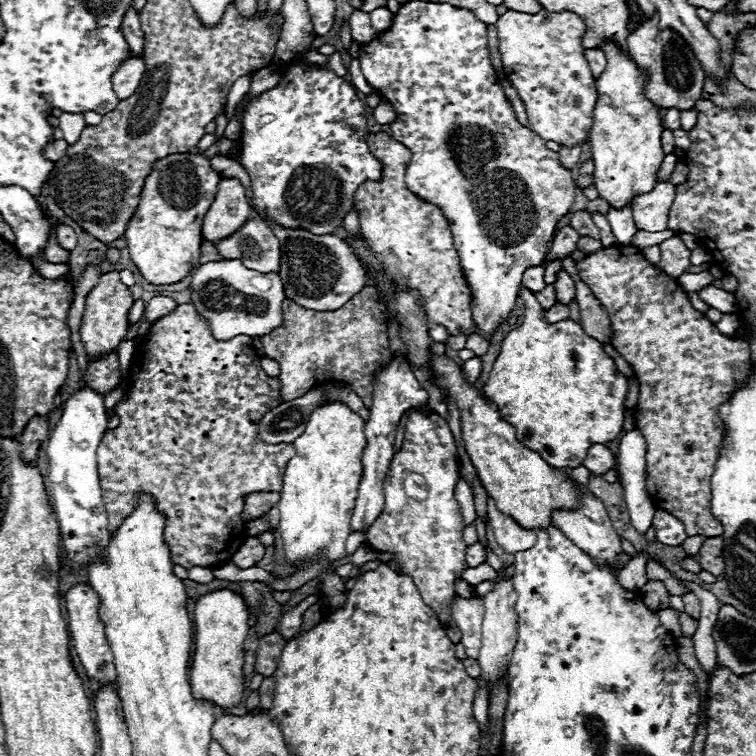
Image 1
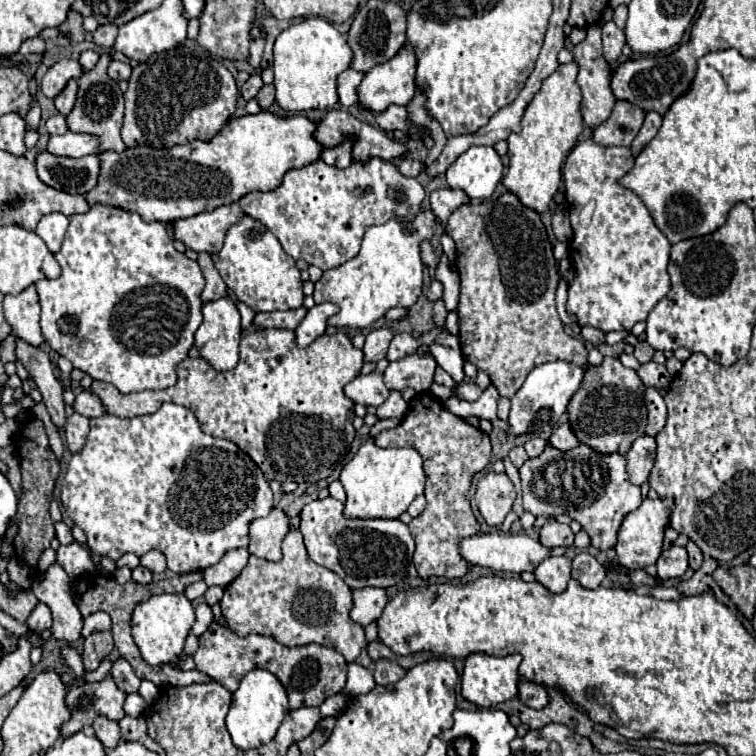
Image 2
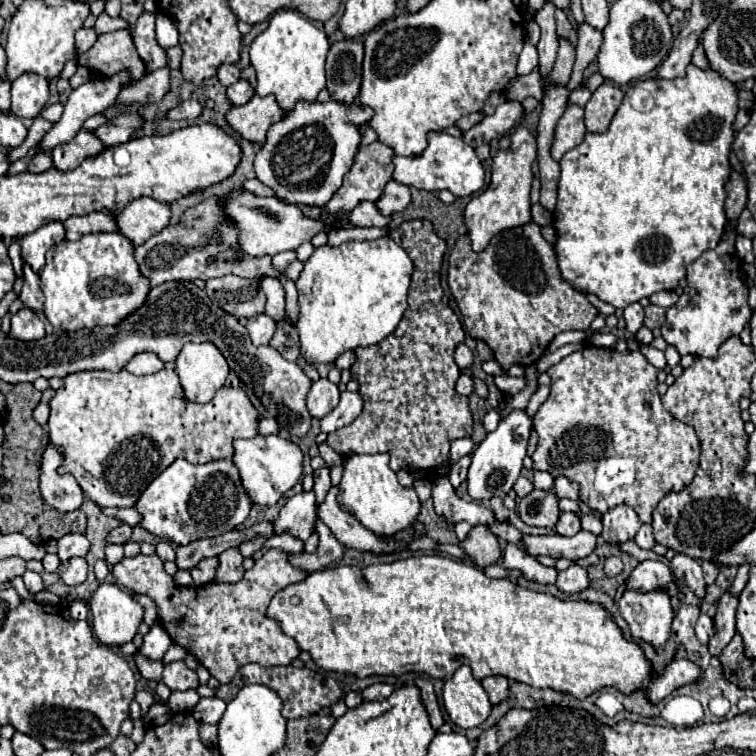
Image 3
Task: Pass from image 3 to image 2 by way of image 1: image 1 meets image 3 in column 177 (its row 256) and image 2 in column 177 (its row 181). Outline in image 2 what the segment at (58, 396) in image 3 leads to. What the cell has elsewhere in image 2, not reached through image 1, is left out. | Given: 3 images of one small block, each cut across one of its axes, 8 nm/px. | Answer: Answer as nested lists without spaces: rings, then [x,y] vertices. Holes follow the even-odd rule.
[[[272,328],[272,330],[254,330],[254,332],[248,332],[248,334],[242,336],[242,340],[240,340],[240,362],[238,362],[236,368],[232,368],[230,372],[218,372],[218,370],[214,370],[202,356],[198,356],[198,358],[186,358],[186,360],[178,366],[178,382],[176,382],[172,388],[122,394],[122,392],[118,392],[118,388],[114,388],[112,384],[94,380],[92,392],[94,392],[96,396],[100,396],[100,400],[102,400],[102,404],[104,404],[104,408],[106,408],[108,414],[114,414],[114,416],[120,416],[120,418],[134,418],[134,416],[140,416],[140,414],[154,414],[164,402],[182,404],[182,406],[190,408],[190,410],[196,414],[196,418],[198,418],[198,412],[200,412],[198,422],[200,422],[200,426],[202,426],[202,430],[204,430],[206,434],[216,436],[216,438],[226,438],[226,440],[232,440],[234,444],[238,444],[238,448],[242,448],[242,450],[256,462],[256,466],[264,472],[264,476],[266,476],[268,480],[278,480],[278,482],[294,480],[294,482],[298,482],[298,484],[302,484],[302,482],[314,482],[314,484],[316,484],[316,482],[320,482],[320,480],[326,480],[326,478],[332,474],[332,470],[346,458],[346,454],[348,454],[348,450],[350,450],[350,446],[352,446],[352,442],[354,442],[354,438],[356,438],[356,430],[354,430],[354,426],[352,426],[352,420],[354,420],[354,402],[344,394],[344,386],[346,386],[348,382],[352,382],[352,380],[360,374],[362,364],[364,364],[364,352],[358,350],[358,348],[354,348],[350,336],[348,336],[346,332],[342,332],[342,330],[338,330],[336,334],[322,334],[322,336],[320,336],[318,340],[314,340],[310,346],[298,348],[298,344],[296,344],[296,334],[294,334],[292,330],[276,330],[276,328]]]

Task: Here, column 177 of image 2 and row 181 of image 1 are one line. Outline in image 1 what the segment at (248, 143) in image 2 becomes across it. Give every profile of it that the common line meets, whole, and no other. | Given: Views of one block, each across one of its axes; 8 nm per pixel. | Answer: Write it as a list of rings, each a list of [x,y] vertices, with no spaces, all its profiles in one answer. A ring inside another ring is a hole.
[[[200,154],[166,156],[158,160],[142,188],[140,204],[126,228],[126,242],[134,266],[146,282],[162,286],[182,282],[198,266],[202,246],[202,218],[216,198],[220,174]]]

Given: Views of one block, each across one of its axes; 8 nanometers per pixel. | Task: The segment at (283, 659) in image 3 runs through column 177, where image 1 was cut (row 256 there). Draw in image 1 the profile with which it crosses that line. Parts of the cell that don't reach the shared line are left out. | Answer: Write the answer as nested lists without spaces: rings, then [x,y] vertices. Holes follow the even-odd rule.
[[[610,246],[610,248],[602,248],[594,254],[588,254],[584,256],[578,264],[576,264],[576,270],[578,270],[578,276],[582,278],[584,284],[588,284],[588,288],[592,290],[594,298],[600,302],[600,306],[606,310],[608,314],[608,320],[610,320],[610,330],[612,330],[612,340],[616,340],[616,350],[622,354],[622,358],[632,366],[634,370],[634,376],[638,380],[638,404],[634,406],[634,422],[636,422],[636,428],[642,432],[644,440],[646,440],[646,492],[648,496],[652,498],[654,506],[660,508],[660,510],[666,510],[668,514],[676,516],[678,520],[682,520],[682,524],[686,526],[686,534],[688,536],[722,536],[722,524],[712,516],[710,512],[710,478],[714,474],[714,466],[716,466],[716,460],[720,458],[720,450],[722,450],[722,442],[724,442],[724,422],[720,420],[720,414],[718,414],[718,406],[720,404],[726,404],[732,400],[732,394],[746,384],[748,376],[750,376],[750,348],[748,348],[748,342],[744,340],[732,340],[724,334],[720,334],[716,330],[716,326],[698,310],[692,308],[690,300],[688,300],[688,294],[684,292],[684,288],[676,282],[676,278],[670,278],[666,276],[664,272],[660,272],[656,266],[652,266],[640,248],[636,246]]]

